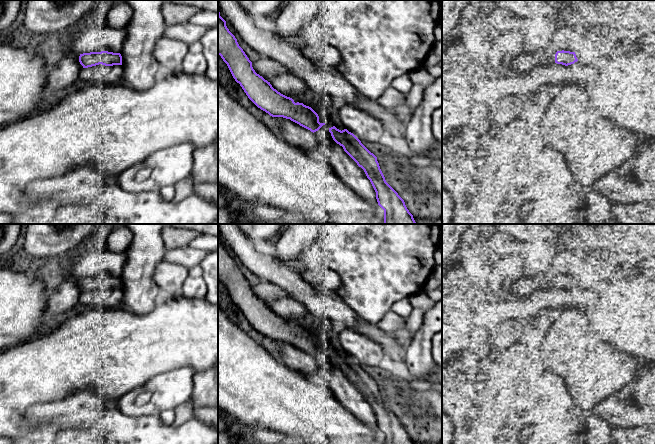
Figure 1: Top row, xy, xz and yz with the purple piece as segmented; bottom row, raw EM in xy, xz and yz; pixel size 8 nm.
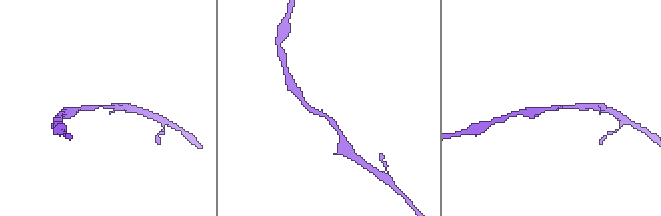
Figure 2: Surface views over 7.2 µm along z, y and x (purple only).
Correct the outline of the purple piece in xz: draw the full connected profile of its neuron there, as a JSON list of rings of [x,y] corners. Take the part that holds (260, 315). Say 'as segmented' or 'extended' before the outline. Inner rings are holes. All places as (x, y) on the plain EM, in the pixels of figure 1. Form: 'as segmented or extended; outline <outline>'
as segmented; outline [[[218,235],[218,279],[227,288],[233,302],[240,308],[248,322],[261,334],[265,335],[272,341],[283,341],[299,348],[300,350],[310,354],[318,355],[325,347],[319,346],[318,338],[309,330],[303,327],[295,327],[290,321],[287,321],[272,311],[270,306],[257,298],[252,291],[243,273],[239,270],[235,260],[226,250],[226,245],[220,240]]]

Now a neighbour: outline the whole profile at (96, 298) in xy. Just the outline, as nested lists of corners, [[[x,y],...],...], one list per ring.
[[[102,288],[83,292],[79,298],[79,303],[90,308],[106,307],[116,308],[123,304],[122,289],[105,290]]]

